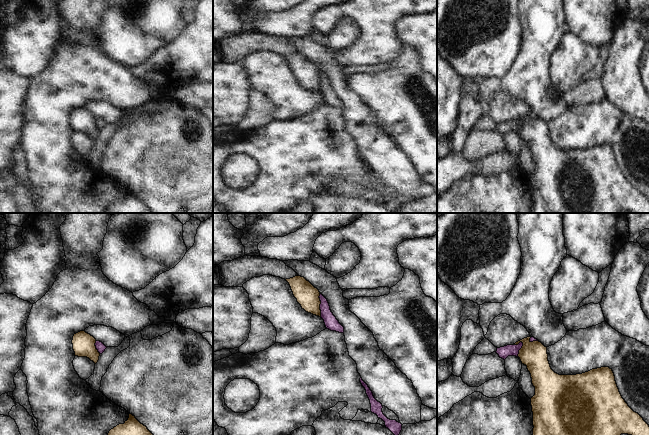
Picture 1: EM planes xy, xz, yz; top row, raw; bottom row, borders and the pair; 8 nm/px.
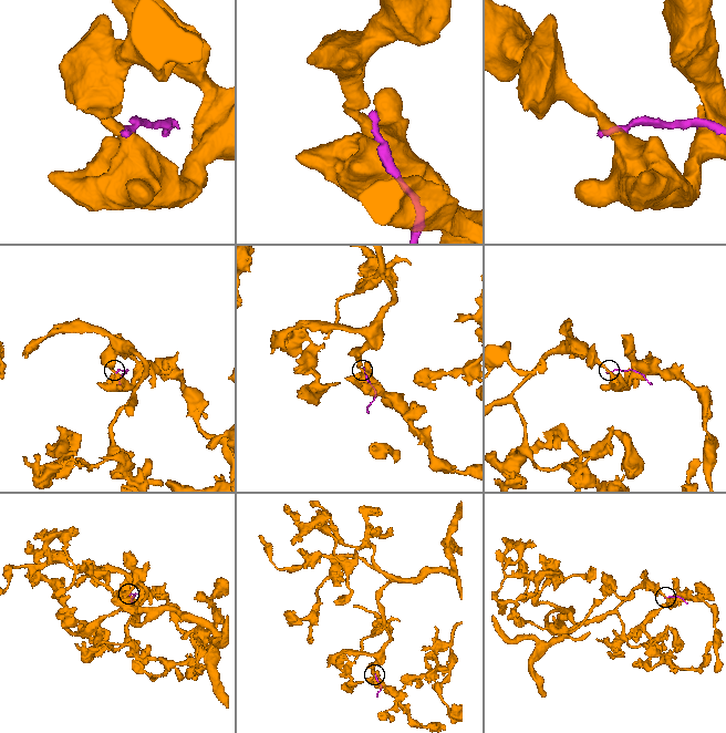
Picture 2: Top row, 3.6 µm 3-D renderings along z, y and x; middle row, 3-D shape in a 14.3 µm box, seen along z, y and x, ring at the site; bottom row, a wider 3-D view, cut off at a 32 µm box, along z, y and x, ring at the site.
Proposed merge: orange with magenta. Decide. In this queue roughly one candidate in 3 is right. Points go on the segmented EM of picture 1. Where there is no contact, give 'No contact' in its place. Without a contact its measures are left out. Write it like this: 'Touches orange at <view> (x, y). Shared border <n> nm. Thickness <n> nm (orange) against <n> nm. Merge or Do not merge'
Touches orange at xz (319, 305). Shared border 180 nm. Thickness 180 nm (orange) against 110 nm. Do not merge

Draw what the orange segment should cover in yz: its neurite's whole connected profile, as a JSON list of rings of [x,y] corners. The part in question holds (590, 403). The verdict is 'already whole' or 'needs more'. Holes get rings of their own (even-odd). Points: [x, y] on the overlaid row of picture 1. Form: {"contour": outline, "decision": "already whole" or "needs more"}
{"contour": [[[524,338],[514,345],[523,343],[518,357],[527,366],[535,387],[535,395],[531,398],[533,435],[649,435],[649,425],[622,398],[612,369],[601,367],[582,374],[559,375],[550,367],[547,347],[539,341],[531,342],[530,338]]], "decision": "already whole"}

